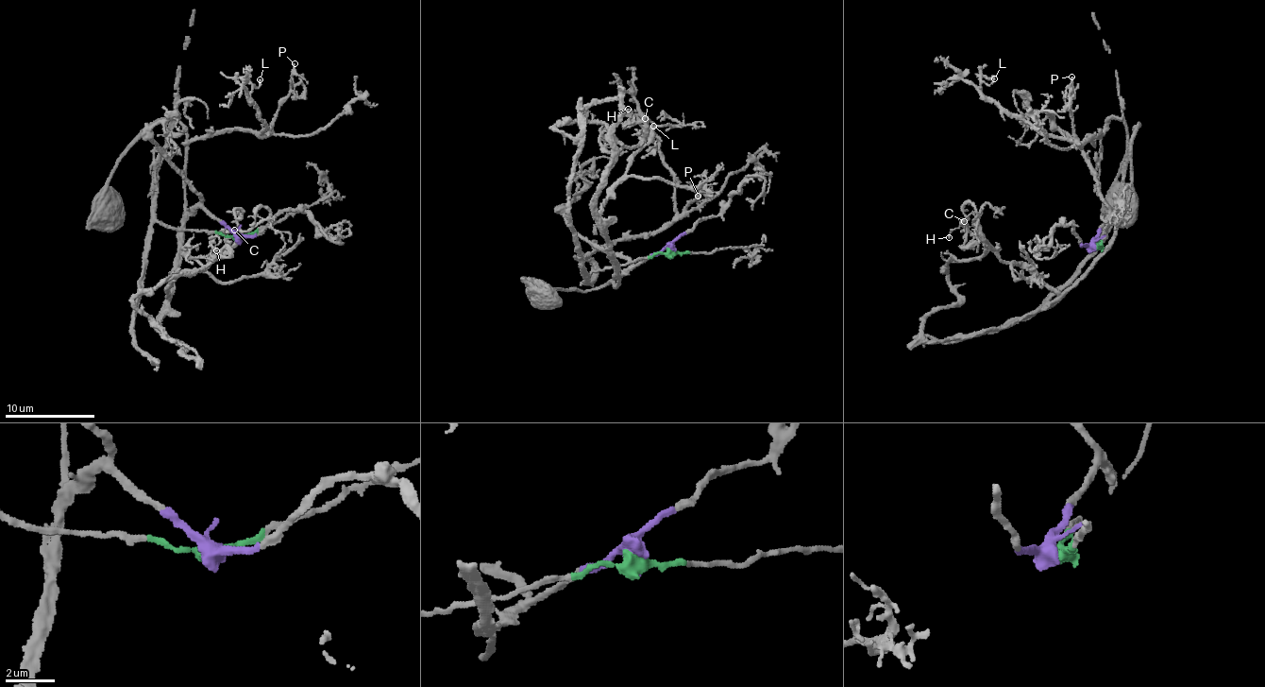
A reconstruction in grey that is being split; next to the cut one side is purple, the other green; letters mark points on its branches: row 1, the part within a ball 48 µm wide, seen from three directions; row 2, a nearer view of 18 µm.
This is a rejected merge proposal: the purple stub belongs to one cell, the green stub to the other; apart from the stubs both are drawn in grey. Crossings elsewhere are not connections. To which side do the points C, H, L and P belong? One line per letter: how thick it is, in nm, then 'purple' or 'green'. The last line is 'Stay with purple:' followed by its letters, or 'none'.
C: 260 nm thick; purple
H: 130 nm thick; purple
L: 150 nm thick; green
P: 160 nm thick; green
Stay with purple: C, H

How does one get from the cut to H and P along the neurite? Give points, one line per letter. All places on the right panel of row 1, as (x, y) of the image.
H: (1094, 248), (1111, 214), (1111, 247), (1054, 292), (981, 239), (962, 246), (962, 225), (948, 238)
P: (1094, 248), (1123, 181), (1127, 131), (1121, 121), (1112, 118), (1092, 145), (1092, 139), (1077, 142), (1072, 77)

